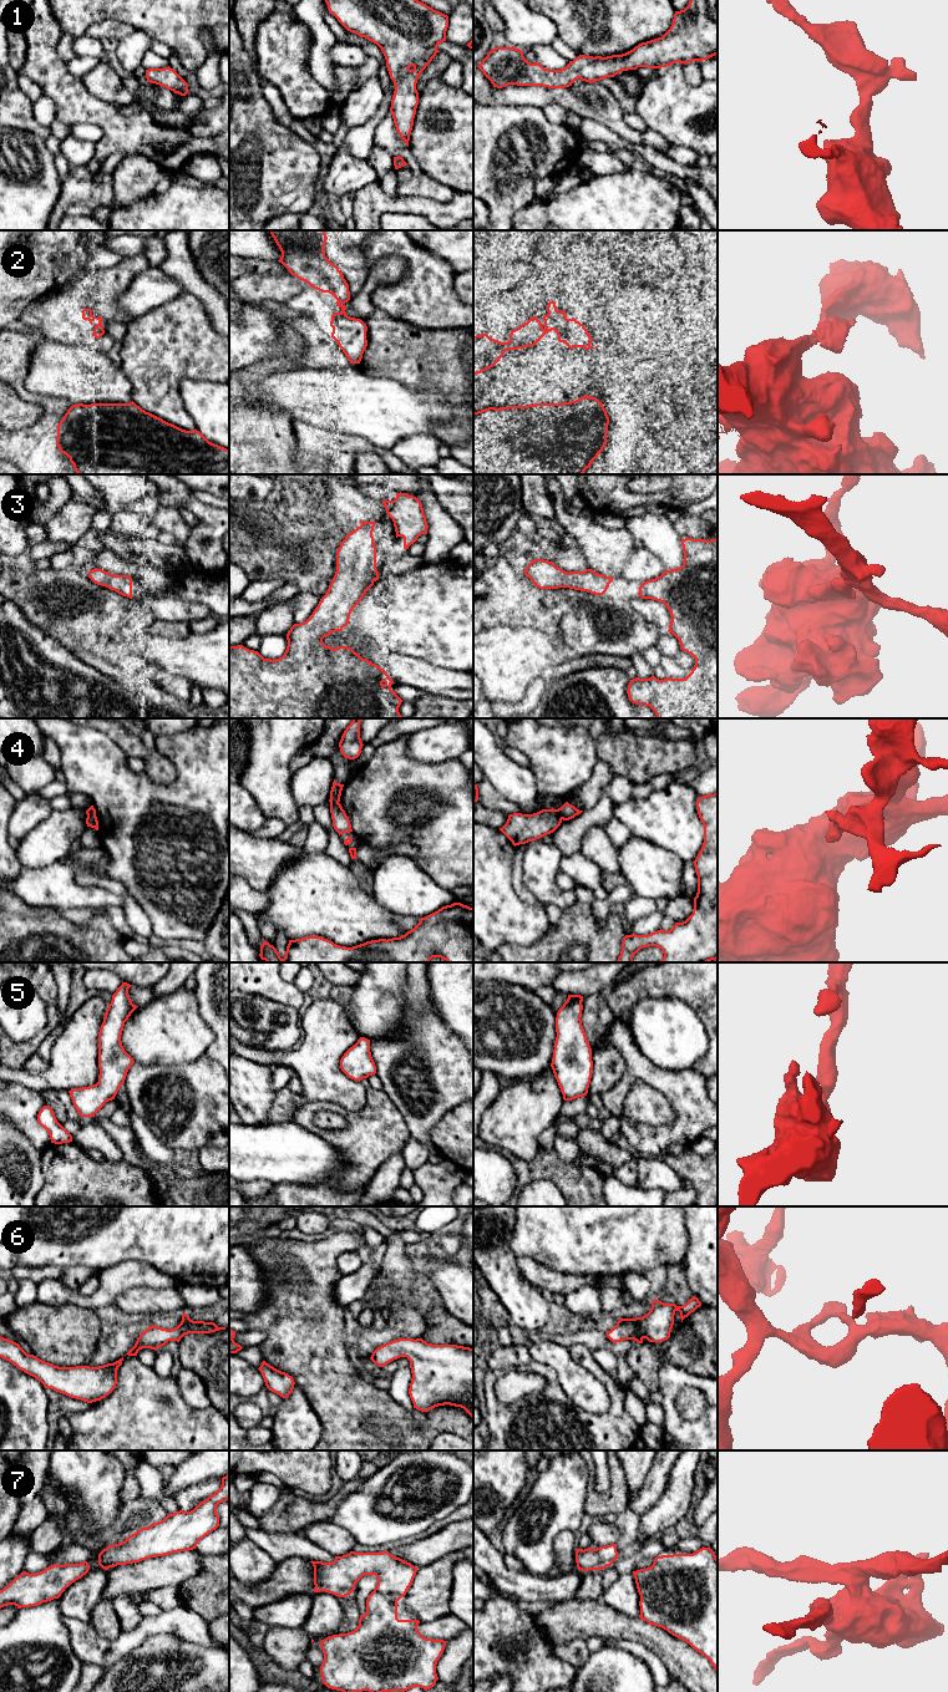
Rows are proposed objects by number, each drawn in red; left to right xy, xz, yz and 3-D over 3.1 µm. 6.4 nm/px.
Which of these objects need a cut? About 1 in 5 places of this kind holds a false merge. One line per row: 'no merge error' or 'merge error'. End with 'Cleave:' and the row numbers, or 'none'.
1: no merge error
2: no merge error
3: no merge error
4: merge error
5: no merge error
6: no merge error
7: no merge error
Cleave: 4

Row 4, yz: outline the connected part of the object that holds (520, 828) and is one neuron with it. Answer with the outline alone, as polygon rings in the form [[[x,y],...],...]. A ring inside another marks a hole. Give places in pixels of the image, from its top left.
[[[552,808],[542,809],[533,814],[510,814],[506,824],[500,830],[516,847],[553,833],[561,823],[562,819],[557,809]]]

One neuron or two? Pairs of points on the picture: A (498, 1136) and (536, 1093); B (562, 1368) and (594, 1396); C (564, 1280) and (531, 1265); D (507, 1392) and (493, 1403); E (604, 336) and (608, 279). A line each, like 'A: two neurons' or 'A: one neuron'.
A: one neuron
B: one neuron
C: one neuron
D: two neurons
E: one neuron

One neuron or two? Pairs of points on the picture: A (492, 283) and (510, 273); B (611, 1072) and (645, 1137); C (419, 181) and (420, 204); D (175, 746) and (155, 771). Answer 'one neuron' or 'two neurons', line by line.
A: one neuron
B: two neurons
C: two neurons
D: two neurons

